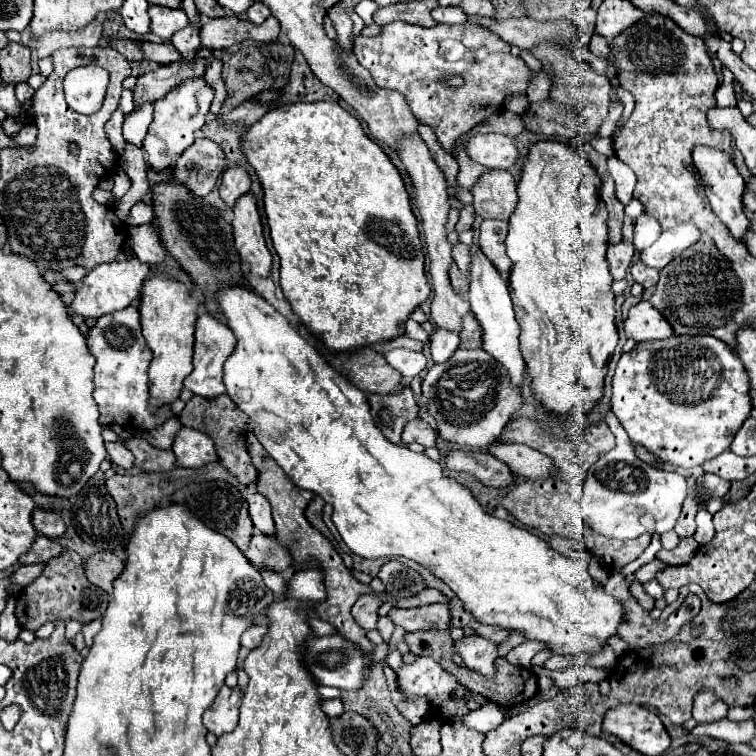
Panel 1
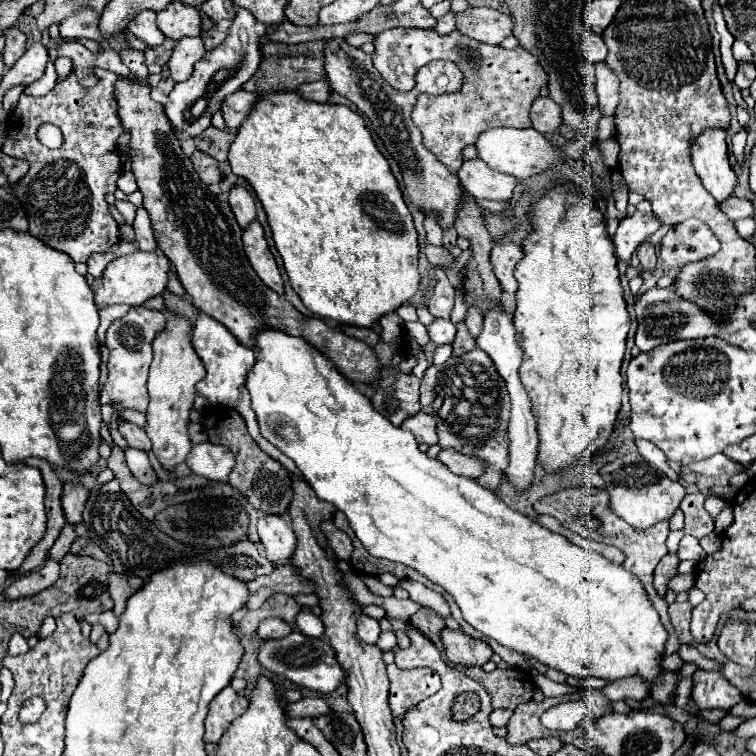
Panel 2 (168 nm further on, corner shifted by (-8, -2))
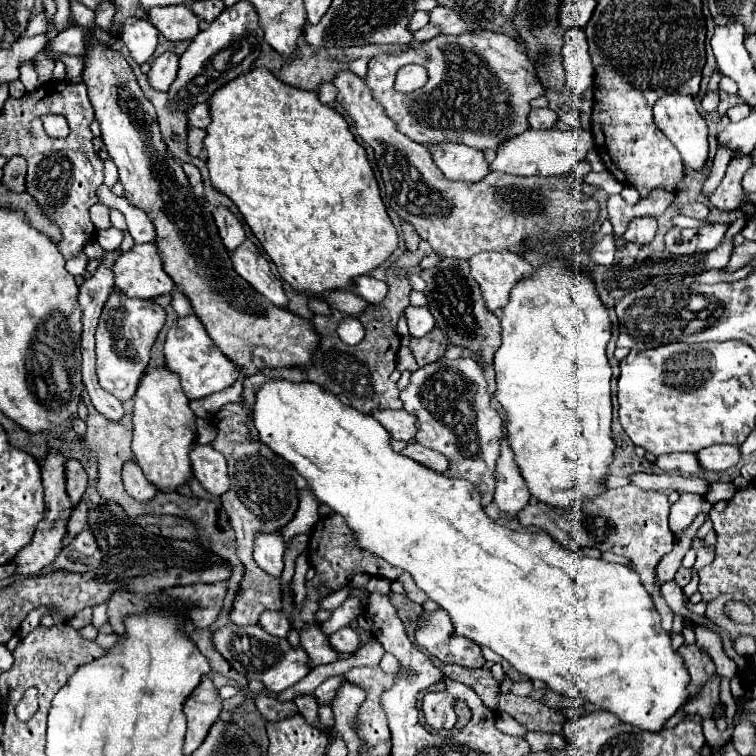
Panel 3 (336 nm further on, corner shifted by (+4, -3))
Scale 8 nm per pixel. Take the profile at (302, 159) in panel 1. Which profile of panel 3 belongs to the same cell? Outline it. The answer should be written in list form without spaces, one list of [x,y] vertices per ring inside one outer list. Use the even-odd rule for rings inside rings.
[[[254,68],[248,74],[244,74],[236,80],[230,80],[226,86],[222,86],[218,92],[214,92],[214,96],[208,102],[210,102],[212,122],[206,128],[208,136],[204,140],[204,148],[206,148],[206,164],[210,170],[212,186],[216,190],[220,190],[222,194],[226,194],[238,206],[246,224],[252,228],[254,236],[260,240],[264,252],[276,264],[278,274],[294,288],[294,292],[306,294],[310,298],[324,298],[322,296],[324,292],[350,290],[354,286],[356,276],[370,274],[374,268],[378,268],[382,262],[386,262],[392,256],[392,252],[398,248],[398,232],[396,232],[396,228],[394,228],[394,224],[386,212],[386,206],[382,202],[374,170],[366,158],[366,150],[354,140],[354,136],[348,128],[348,122],[344,120],[342,114],[338,114],[330,106],[320,104],[318,94],[282,84],[266,68]]]

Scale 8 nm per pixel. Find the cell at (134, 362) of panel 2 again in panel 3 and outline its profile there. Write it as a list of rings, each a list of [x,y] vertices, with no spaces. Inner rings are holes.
[[[116,290],[110,294],[96,328],[96,372],[100,386],[106,392],[114,394],[122,402],[134,398],[138,380],[150,362],[150,348],[162,330],[164,320],[164,308],[156,306],[152,300],[128,298]]]

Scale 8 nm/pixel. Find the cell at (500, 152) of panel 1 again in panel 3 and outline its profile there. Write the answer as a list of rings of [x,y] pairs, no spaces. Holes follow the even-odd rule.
[[[586,128],[576,130],[526,130],[520,136],[512,136],[498,144],[496,158],[490,164],[494,172],[506,172],[514,176],[560,176],[572,172],[572,168],[594,148],[592,132]]]

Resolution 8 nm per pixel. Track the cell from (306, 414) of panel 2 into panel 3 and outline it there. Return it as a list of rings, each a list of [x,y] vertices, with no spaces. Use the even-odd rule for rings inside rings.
[[[268,380],[264,382],[258,392],[256,392],[256,402],[254,402],[254,426],[260,432],[262,444],[266,444],[274,454],[286,458],[298,474],[308,482],[310,492],[316,496],[318,502],[324,502],[330,506],[336,514],[344,516],[348,528],[352,530],[352,536],[356,540],[356,546],[366,552],[374,552],[374,556],[382,556],[382,560],[390,562],[396,568],[402,568],[408,572],[416,586],[428,594],[430,600],[434,600],[442,610],[448,612],[456,634],[474,640],[478,646],[488,646],[496,654],[500,654],[504,660],[508,660],[520,674],[526,674],[530,680],[544,680],[550,690],[568,694],[572,698],[582,698],[588,700],[596,706],[602,706],[608,712],[614,712],[622,722],[638,726],[642,730],[658,732],[662,724],[676,714],[680,706],[690,698],[688,696],[688,670],[684,668],[684,660],[678,652],[672,650],[670,646],[670,636],[660,628],[660,616],[652,604],[650,594],[644,590],[644,586],[638,580],[638,574],[622,564],[610,564],[600,558],[588,558],[584,554],[570,552],[568,548],[556,544],[548,534],[530,534],[530,532],[518,532],[508,526],[502,526],[494,520],[490,520],[480,504],[480,494],[474,488],[472,482],[460,480],[460,478],[448,478],[444,474],[438,474],[416,460],[398,454],[392,450],[392,436],[390,432],[380,426],[372,416],[366,416],[362,412],[356,412],[352,406],[342,404],[332,392],[324,392],[318,384],[312,382],[290,382],[290,380]]]

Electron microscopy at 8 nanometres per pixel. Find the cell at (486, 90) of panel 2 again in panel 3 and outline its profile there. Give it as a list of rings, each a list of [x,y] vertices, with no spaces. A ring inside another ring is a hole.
[[[480,30],[474,34],[460,34],[460,36],[440,34],[428,42],[414,44],[412,48],[402,52],[382,52],[368,62],[366,84],[374,92],[376,100],[386,108],[386,114],[398,124],[398,130],[408,138],[412,138],[414,142],[422,146],[454,142],[454,144],[468,144],[470,148],[476,150],[482,148],[496,150],[498,142],[528,130],[530,126],[526,122],[526,116],[530,112],[530,100],[544,94],[542,84],[536,80],[534,66],[528,60],[522,46],[514,38],[490,30]],[[406,64],[420,64],[428,70],[428,84],[410,94],[396,92],[394,88],[396,72]]]

